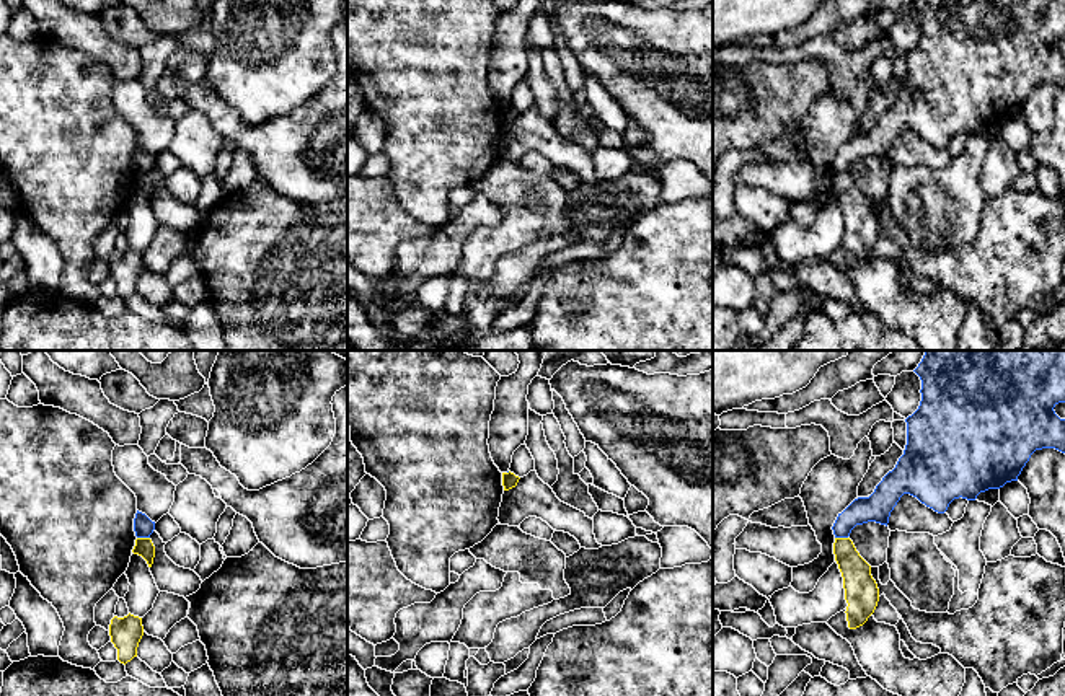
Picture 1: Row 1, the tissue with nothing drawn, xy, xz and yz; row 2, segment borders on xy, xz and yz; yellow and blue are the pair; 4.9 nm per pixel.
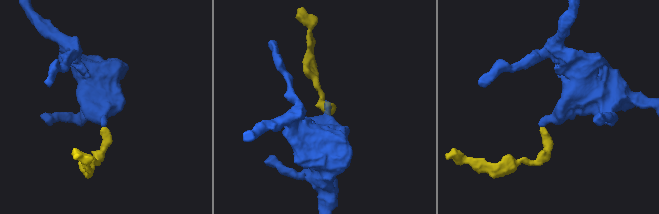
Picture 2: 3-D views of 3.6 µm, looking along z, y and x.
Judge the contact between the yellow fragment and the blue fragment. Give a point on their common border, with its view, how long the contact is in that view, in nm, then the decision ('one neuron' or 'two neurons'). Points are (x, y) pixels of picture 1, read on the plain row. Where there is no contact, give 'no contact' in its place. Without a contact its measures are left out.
xy (144, 173) | 60 nm | two neurons

